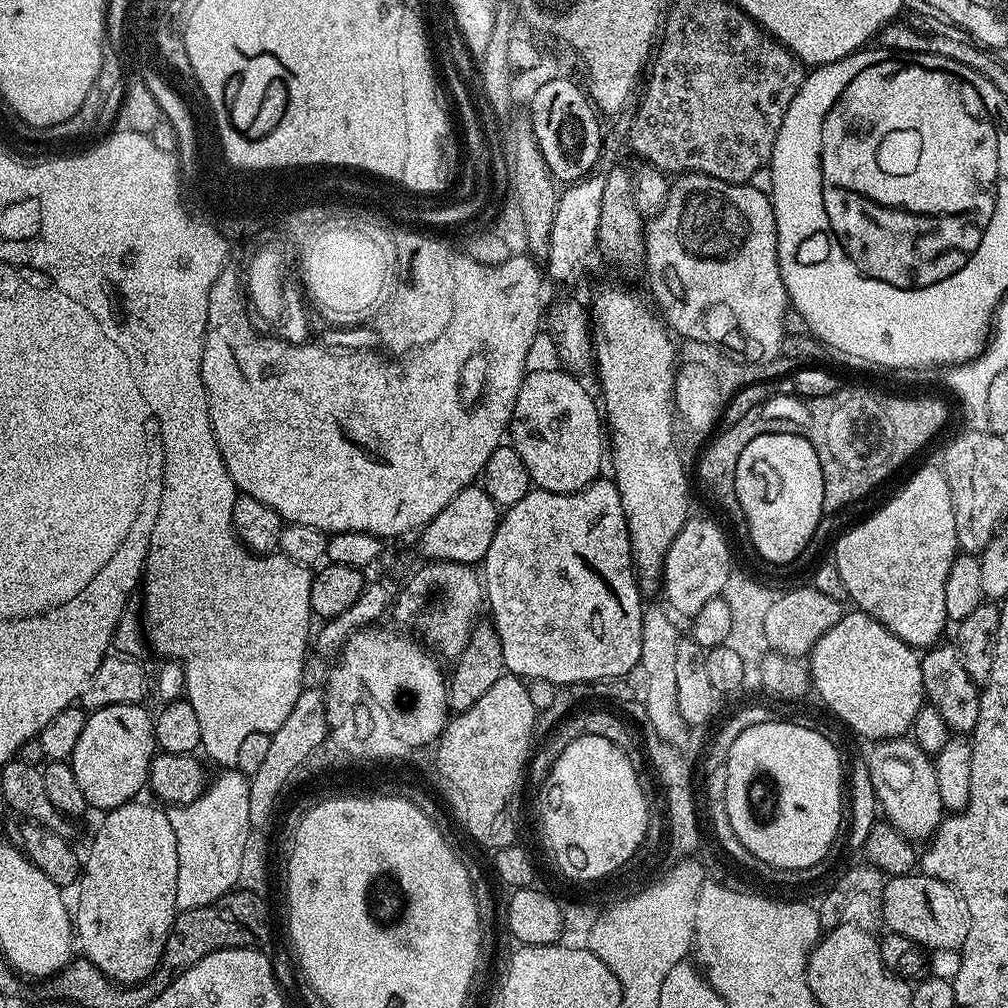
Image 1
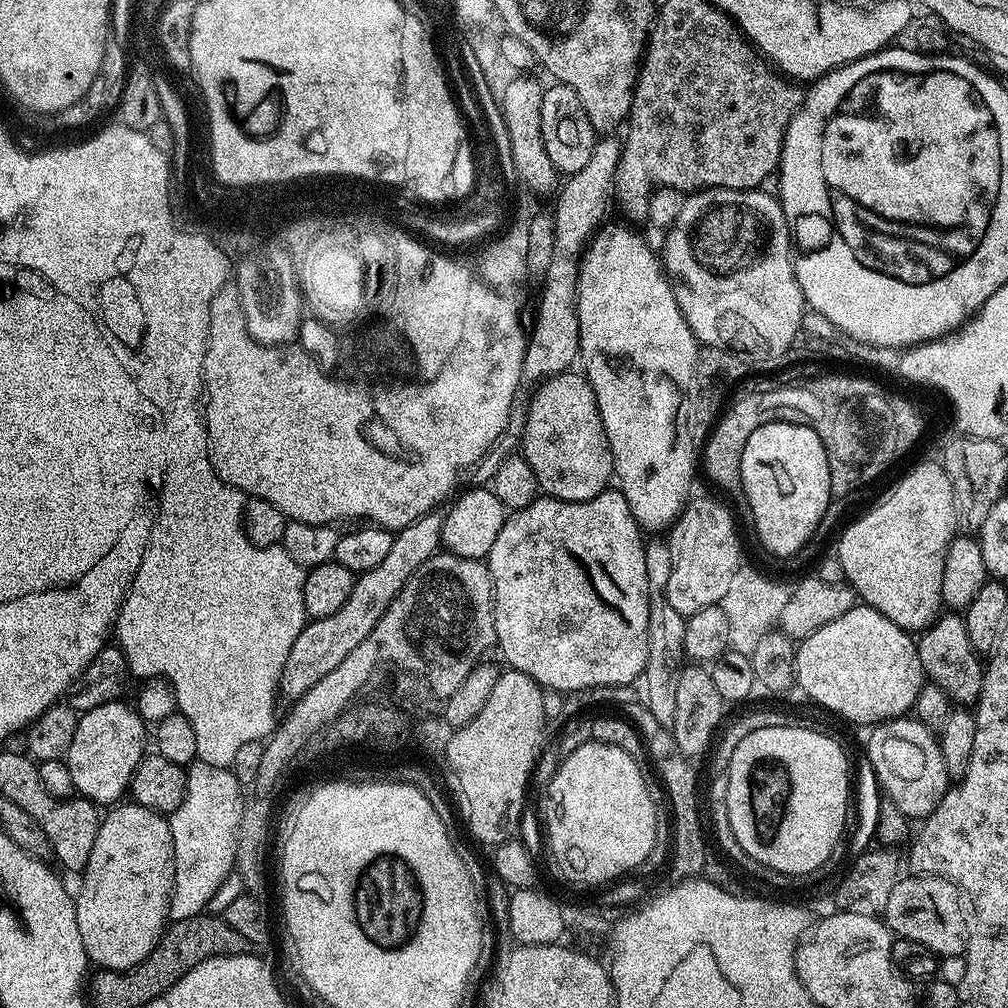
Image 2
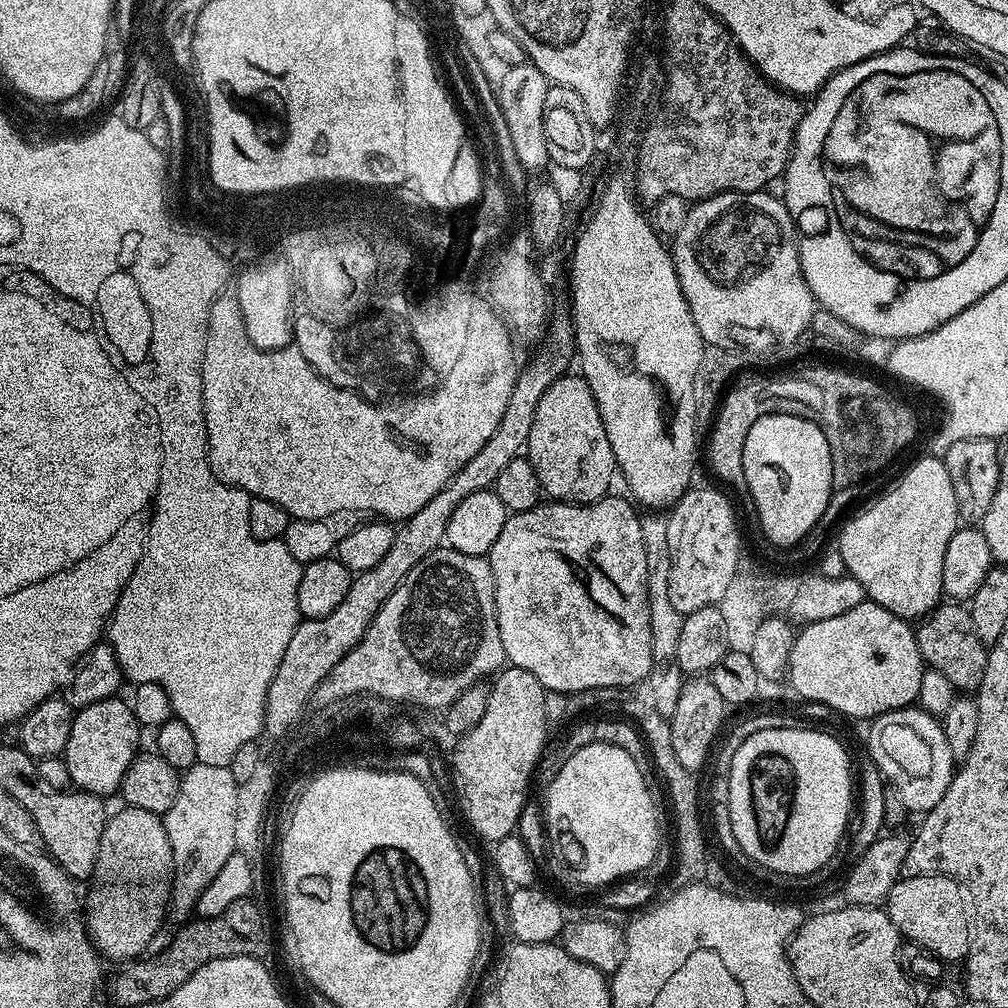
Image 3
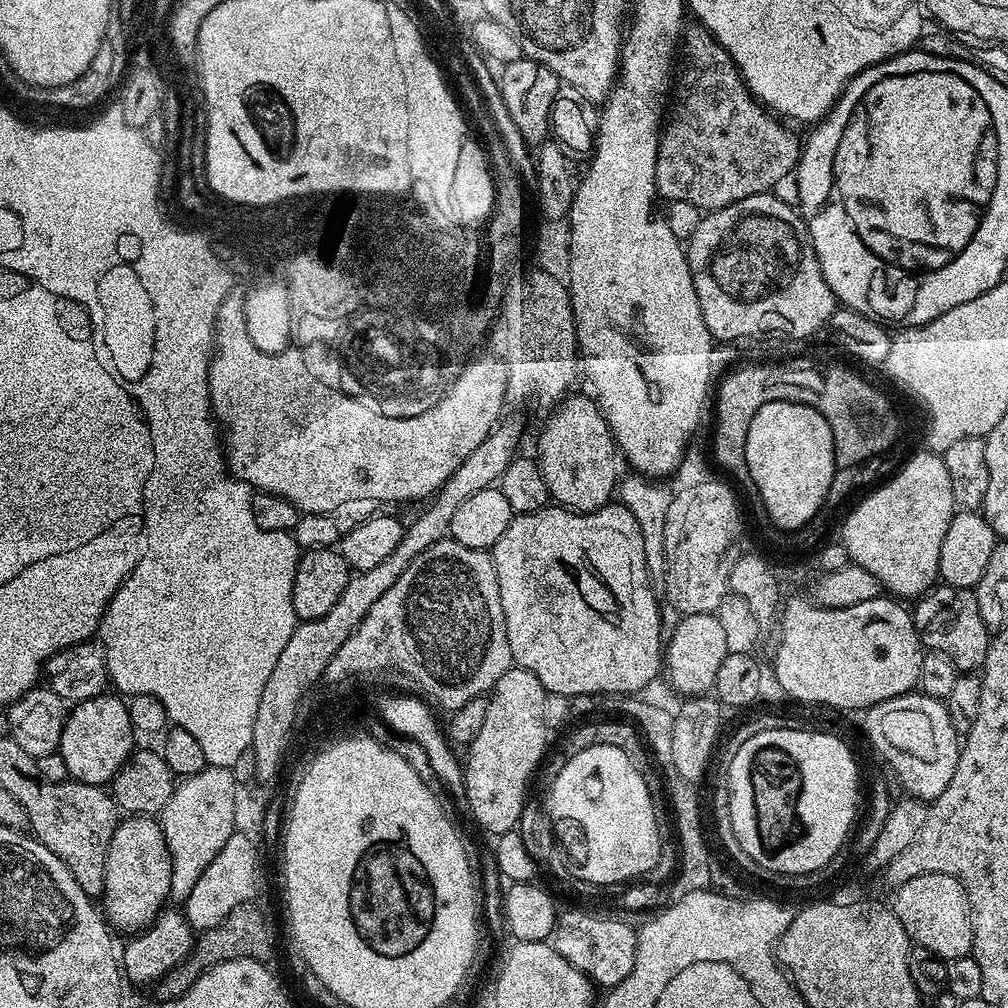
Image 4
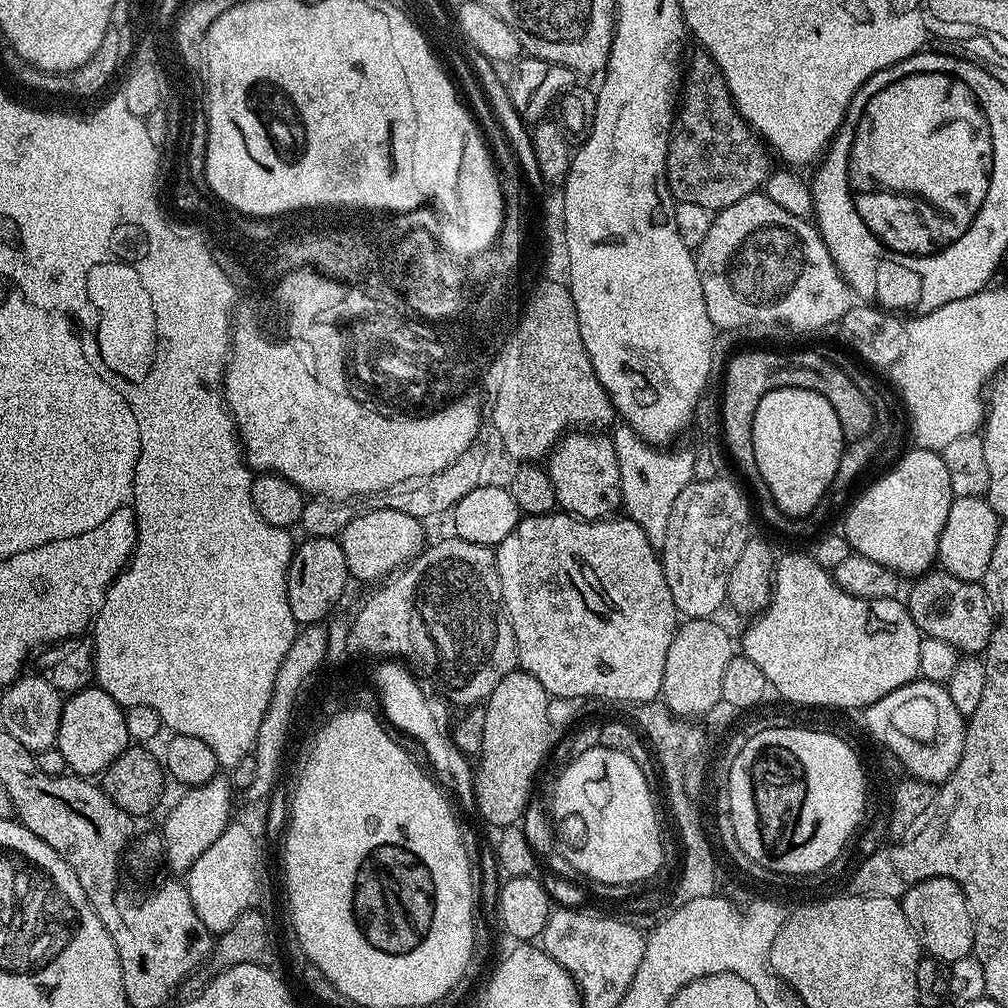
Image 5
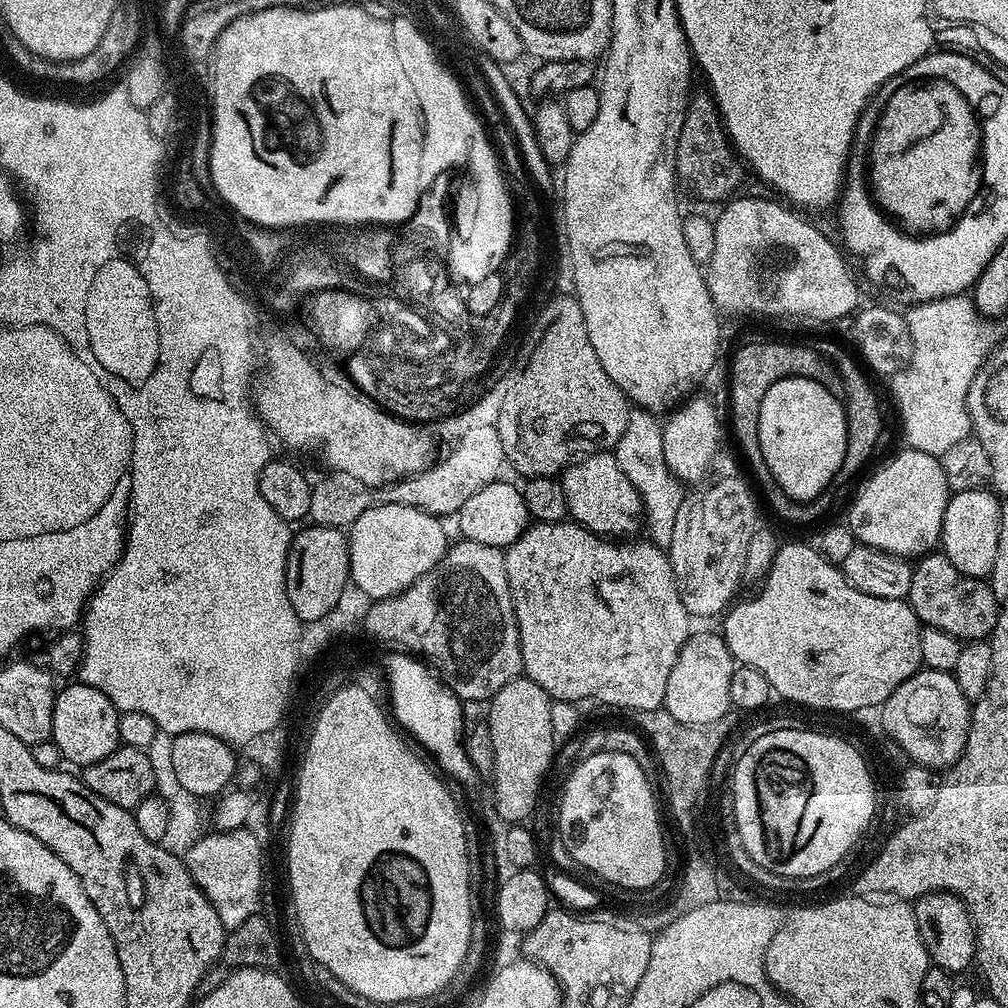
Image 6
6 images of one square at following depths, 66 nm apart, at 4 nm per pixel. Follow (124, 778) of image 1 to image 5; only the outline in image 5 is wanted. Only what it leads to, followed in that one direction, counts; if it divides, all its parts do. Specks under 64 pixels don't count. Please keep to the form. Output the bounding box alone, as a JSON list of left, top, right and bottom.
[56,686,130,778]

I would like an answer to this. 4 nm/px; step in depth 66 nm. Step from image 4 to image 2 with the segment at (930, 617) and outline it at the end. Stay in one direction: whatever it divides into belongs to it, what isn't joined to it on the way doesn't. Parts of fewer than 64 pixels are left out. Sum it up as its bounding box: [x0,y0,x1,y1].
[916,615,985,705]

